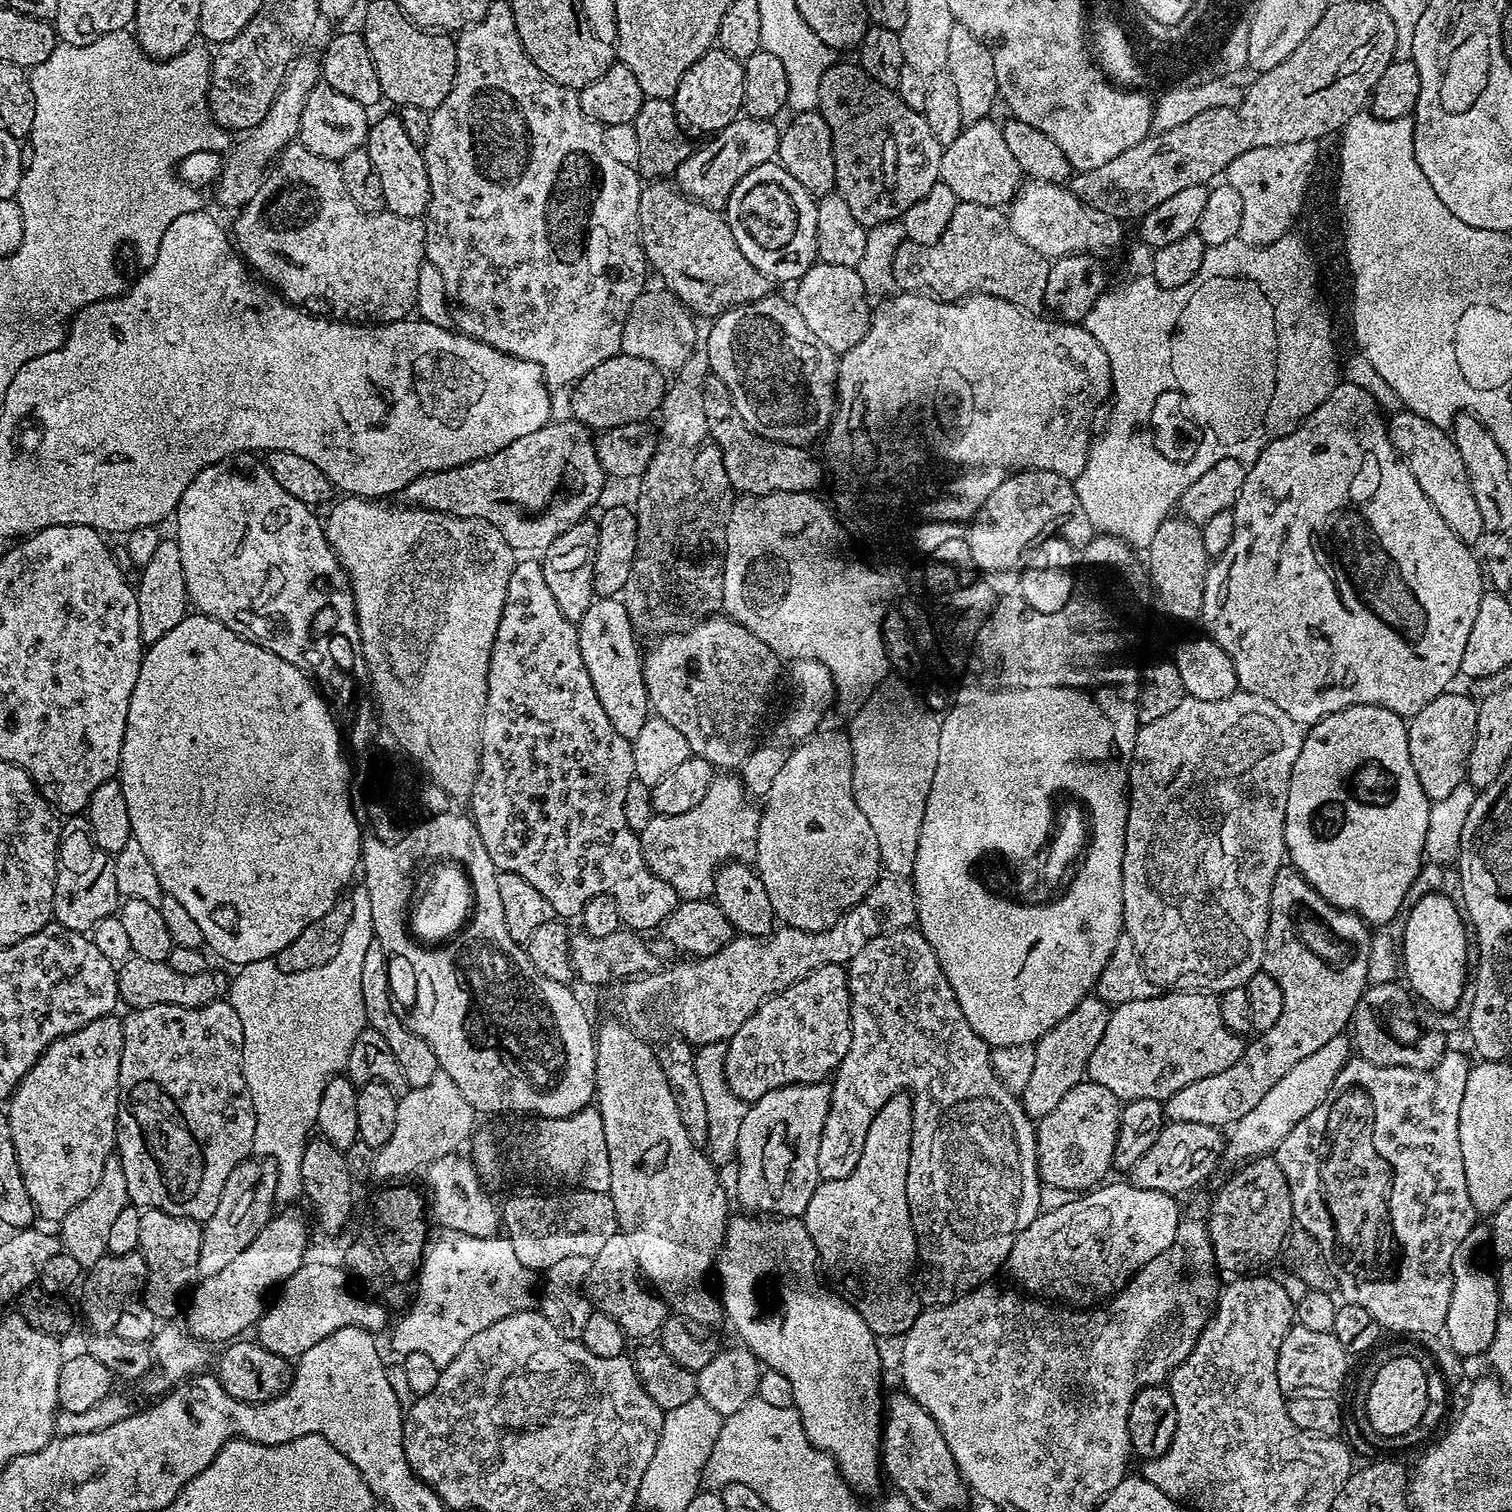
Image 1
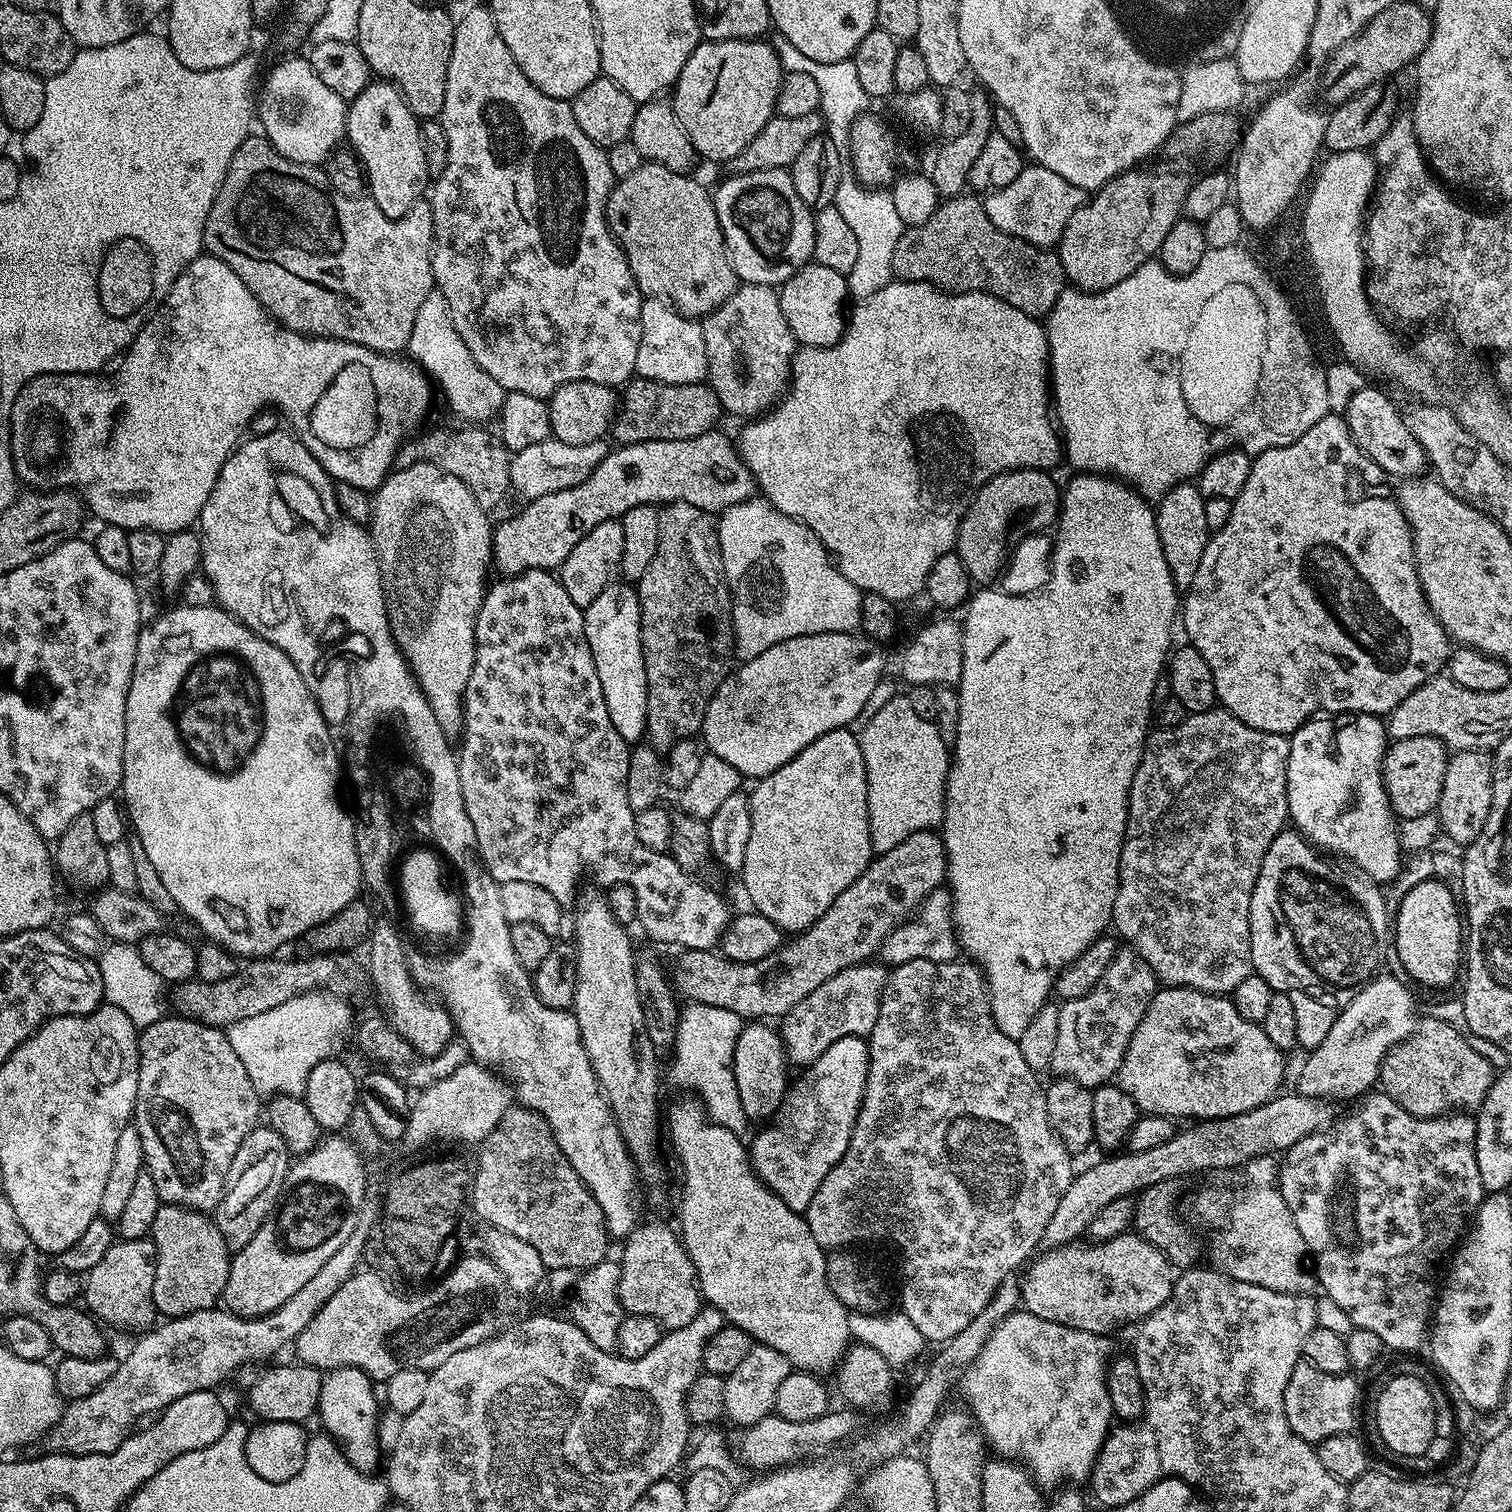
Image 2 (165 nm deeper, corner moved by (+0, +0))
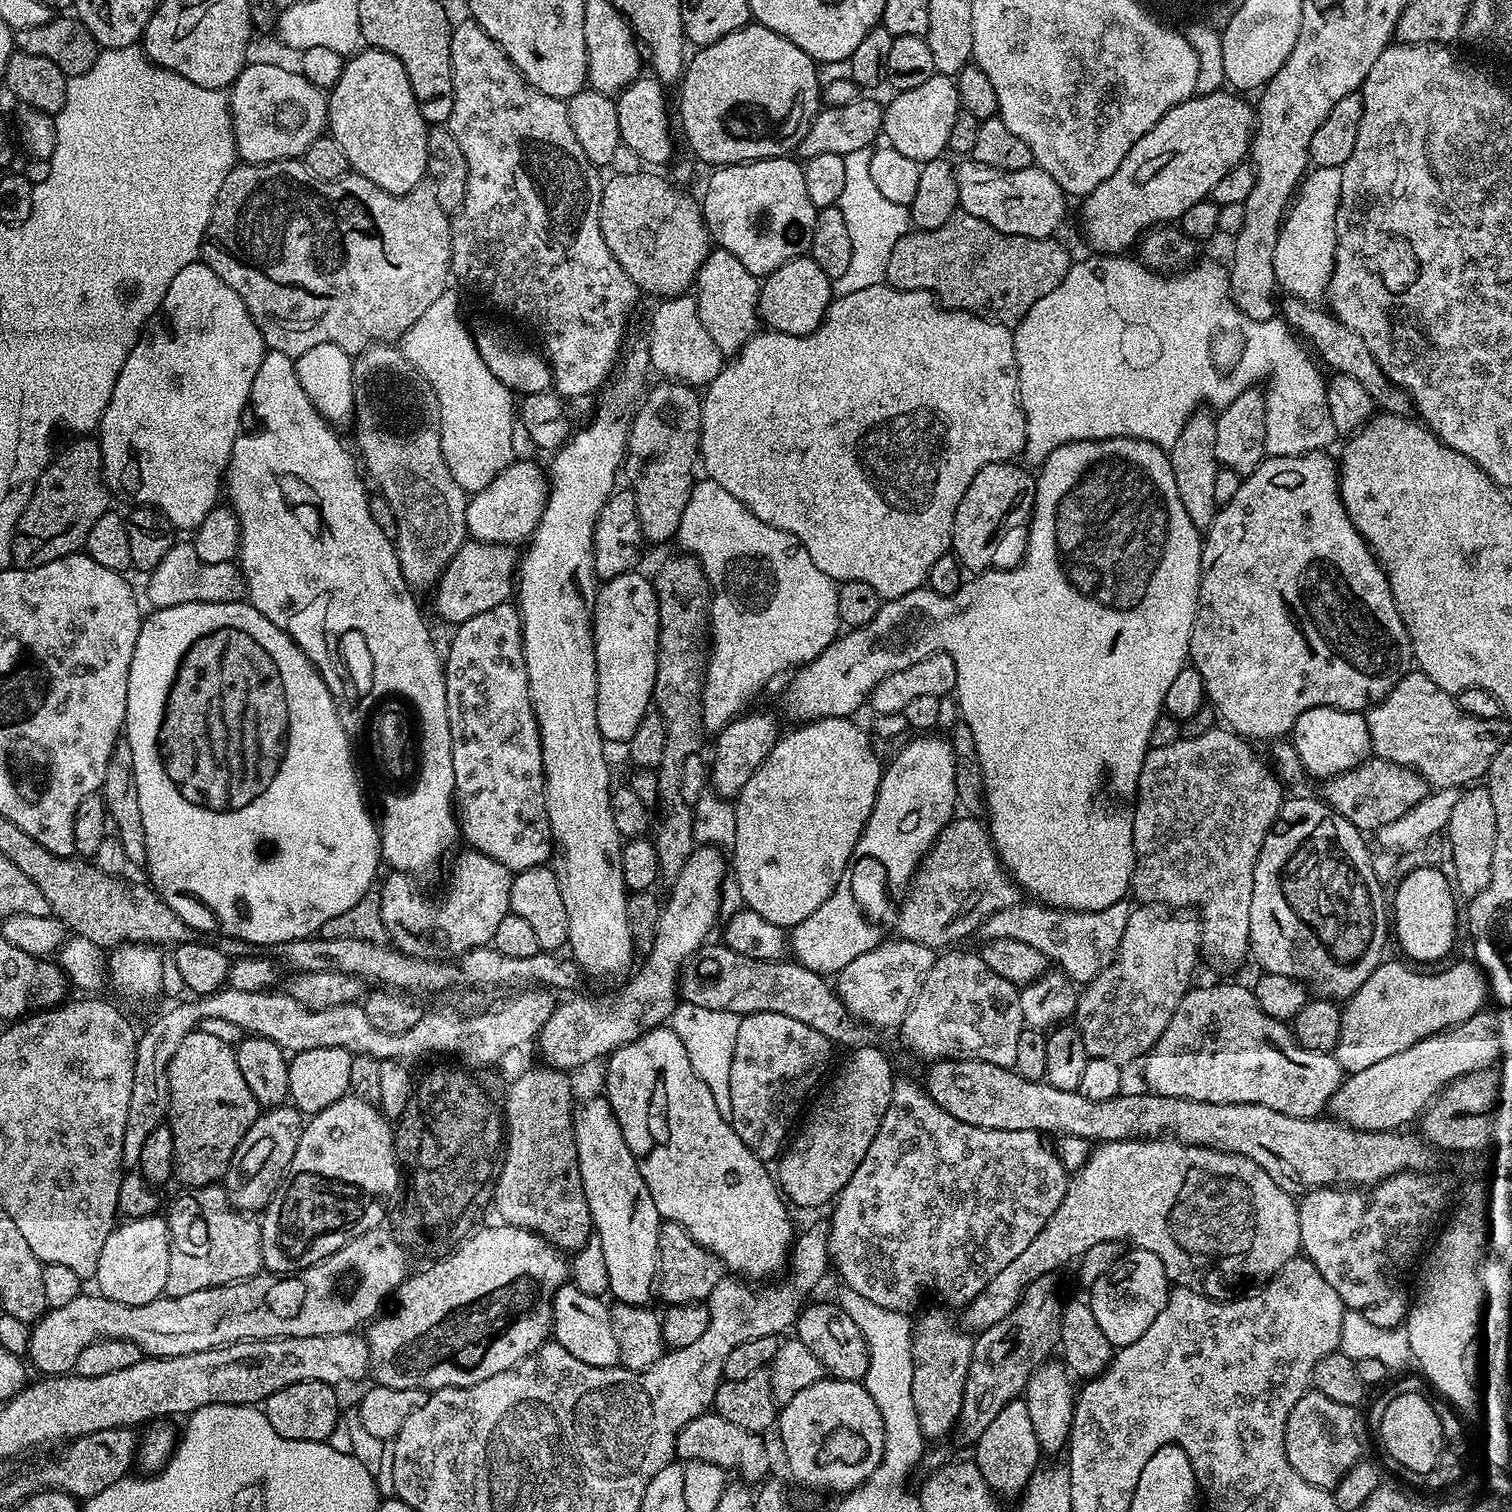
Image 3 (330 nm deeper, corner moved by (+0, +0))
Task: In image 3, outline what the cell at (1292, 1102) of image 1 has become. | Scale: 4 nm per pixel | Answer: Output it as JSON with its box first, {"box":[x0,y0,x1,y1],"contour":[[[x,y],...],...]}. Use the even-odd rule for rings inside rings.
{"box":[1334,960,1489,1073],"contour":[[[1468,960],[1461,964],[1452,964],[1441,972],[1432,972],[1429,976],[1424,972],[1411,972],[1407,963],[1379,964],[1374,974],[1370,974],[1370,978],[1362,982],[1360,989],[1348,997],[1342,1008],[1342,1030],[1334,1055],[1345,1073],[1366,1070],[1366,1066],[1374,1066],[1374,1062],[1382,1062],[1382,1058],[1390,1058],[1390,1054],[1402,1054],[1402,1050],[1414,1046],[1414,1042],[1424,1040],[1446,1028],[1454,1028],[1481,1011],[1485,1007],[1484,996],[1486,1000],[1489,995],[1488,985],[1480,971],[1480,965]]]}

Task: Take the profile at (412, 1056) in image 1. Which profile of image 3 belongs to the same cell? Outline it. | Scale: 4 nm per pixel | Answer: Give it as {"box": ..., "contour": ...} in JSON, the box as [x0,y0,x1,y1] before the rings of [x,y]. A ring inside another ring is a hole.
{"box":[379,850,513,958],"contour":[[[475,850],[467,851],[456,860],[456,881],[441,896],[427,896],[407,872],[392,870],[387,873],[389,876],[385,880],[383,877],[379,881],[382,926],[393,948],[410,956],[459,958],[474,948],[491,945],[494,930],[498,930],[498,922],[502,922],[502,918],[506,918],[510,911],[513,873],[506,866],[502,866],[502,862],[494,862],[494,858],[486,854]]]}

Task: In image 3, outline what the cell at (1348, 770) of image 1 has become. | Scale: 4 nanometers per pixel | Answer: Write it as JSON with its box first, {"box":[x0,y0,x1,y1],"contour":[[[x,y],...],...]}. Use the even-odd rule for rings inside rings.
{"box":[1290,708,1372,777],"contour":[[[1337,708],[1306,710],[1298,718],[1298,722],[1294,722],[1290,743],[1296,747],[1300,764],[1309,777],[1337,776],[1363,764],[1372,752],[1367,719],[1359,712],[1347,712]]]}

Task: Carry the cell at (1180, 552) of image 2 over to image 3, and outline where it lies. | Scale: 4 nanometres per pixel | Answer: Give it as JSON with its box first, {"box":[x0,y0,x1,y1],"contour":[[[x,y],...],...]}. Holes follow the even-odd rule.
{"box":[1170,410,1218,530],"contour":[[[1197,410],[1178,434],[1178,442],[1170,449],[1174,466],[1174,482],[1178,482],[1178,494],[1182,497],[1182,506],[1186,506],[1186,514],[1190,514],[1190,522],[1201,530],[1207,530],[1214,522],[1218,505],[1214,502],[1214,474],[1217,470],[1214,454],[1214,436],[1216,434],[1216,416],[1213,413]]]}

